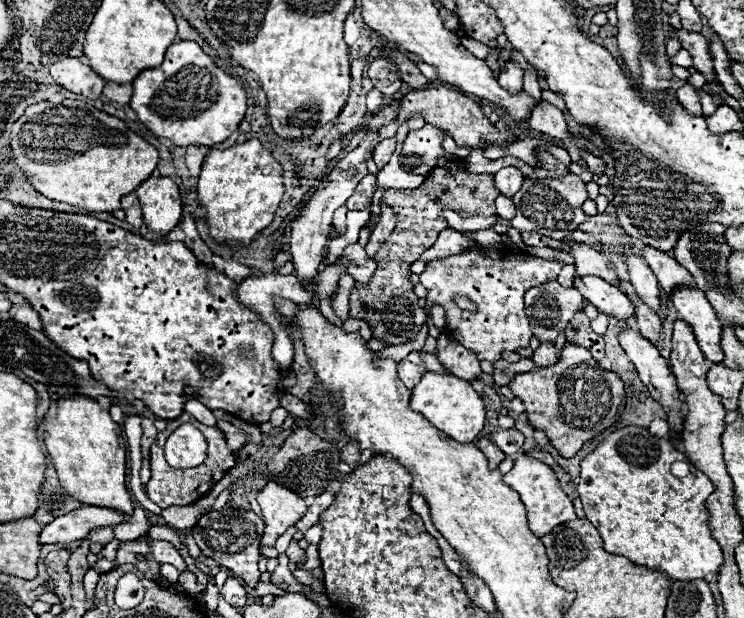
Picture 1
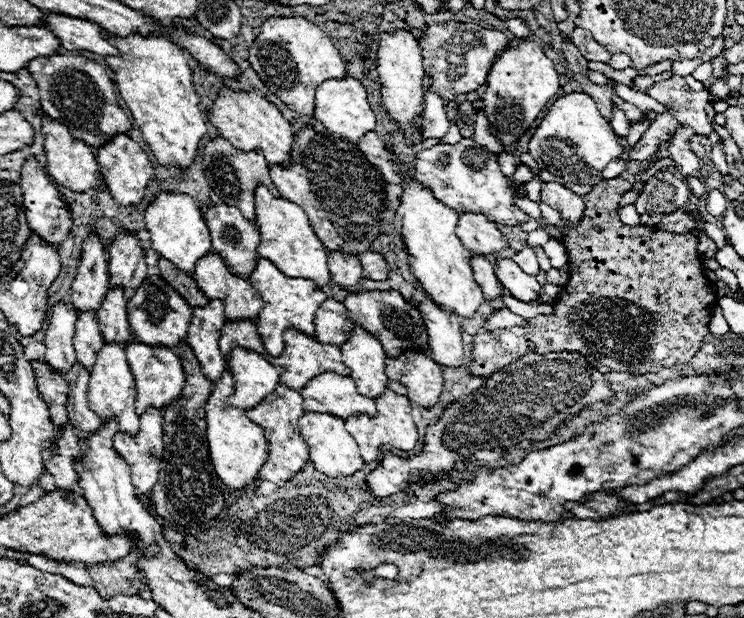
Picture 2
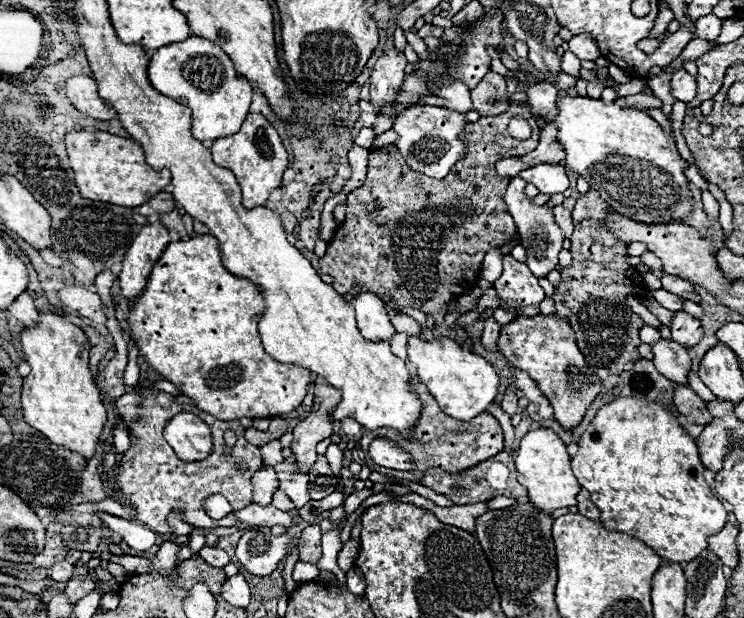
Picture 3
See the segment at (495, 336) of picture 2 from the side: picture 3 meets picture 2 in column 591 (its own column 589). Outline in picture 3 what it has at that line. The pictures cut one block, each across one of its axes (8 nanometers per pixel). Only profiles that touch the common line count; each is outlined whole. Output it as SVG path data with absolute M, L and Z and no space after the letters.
M596 190L582 194L572 210L574 234L572 240L572 266L562 268L562 280L556 286L554 302L556 316L566 318L576 332L578 346L586 356L590 366L608 368L612 374L620 374L628 364L640 360L638 354L638 330L644 324L640 316L636 316L626 304L626 296L640 296L642 278L636 274L634 266L626 262L628 244L614 238L604 226L602 218L606 216L606 202L600 198Z

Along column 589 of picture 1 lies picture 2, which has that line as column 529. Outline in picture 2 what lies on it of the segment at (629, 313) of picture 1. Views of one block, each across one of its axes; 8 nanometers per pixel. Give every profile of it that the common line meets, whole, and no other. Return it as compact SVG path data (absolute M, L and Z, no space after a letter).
M510 258L496 260L496 278L514 298L522 302L532 302L540 296L540 284L536 278L524 274L522 268Z

